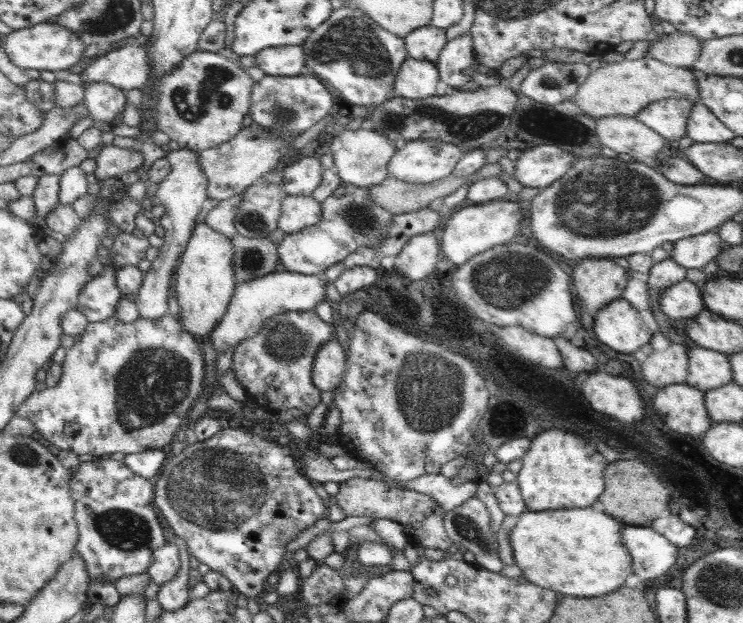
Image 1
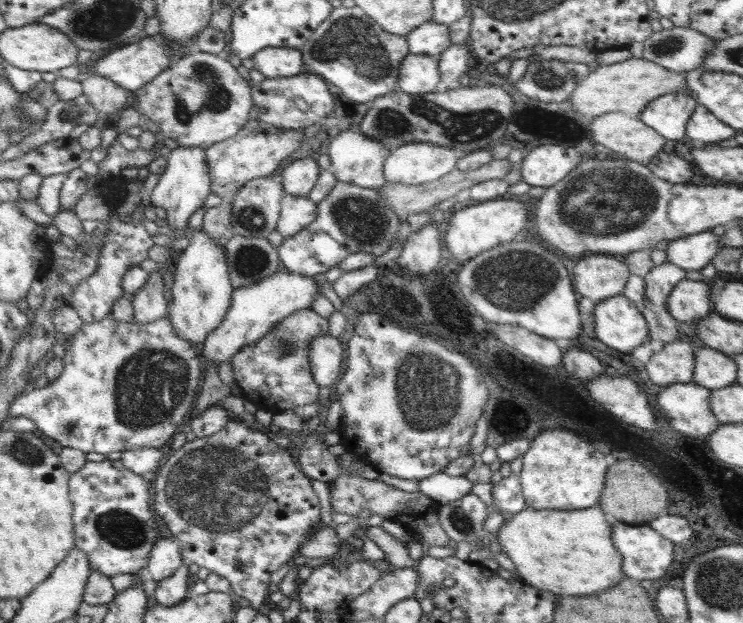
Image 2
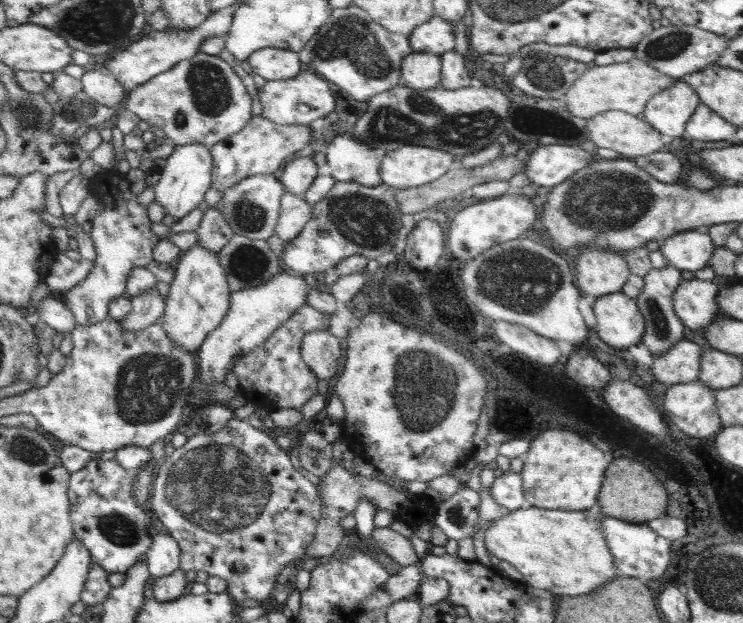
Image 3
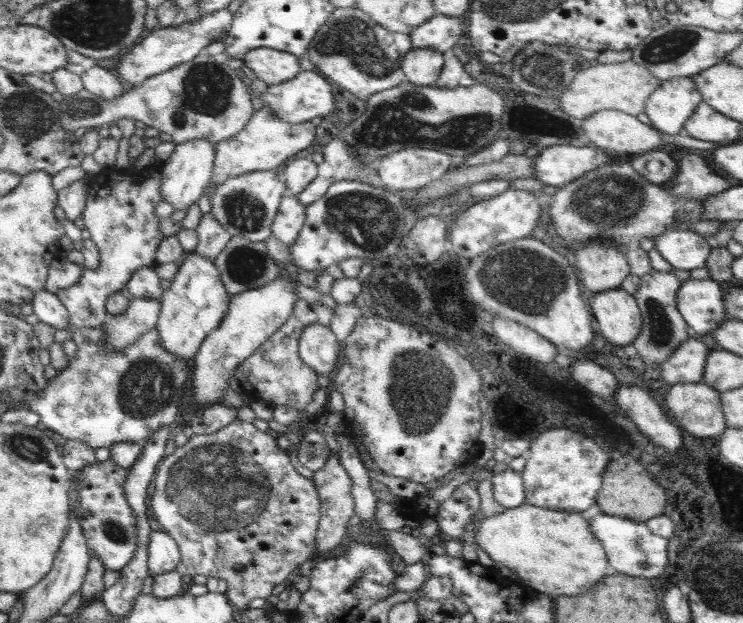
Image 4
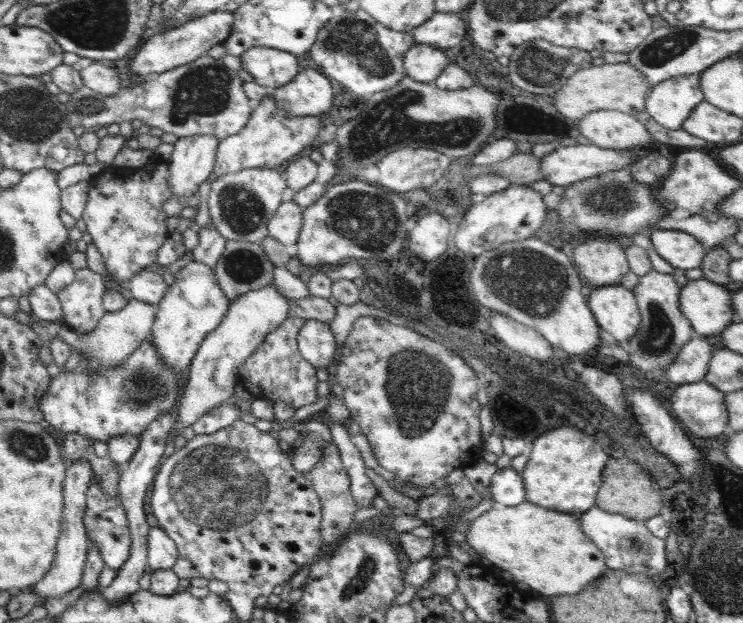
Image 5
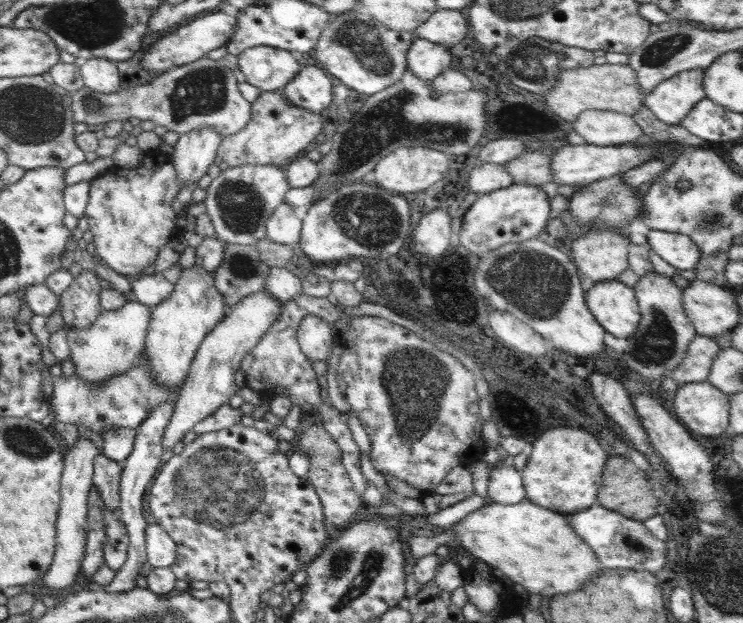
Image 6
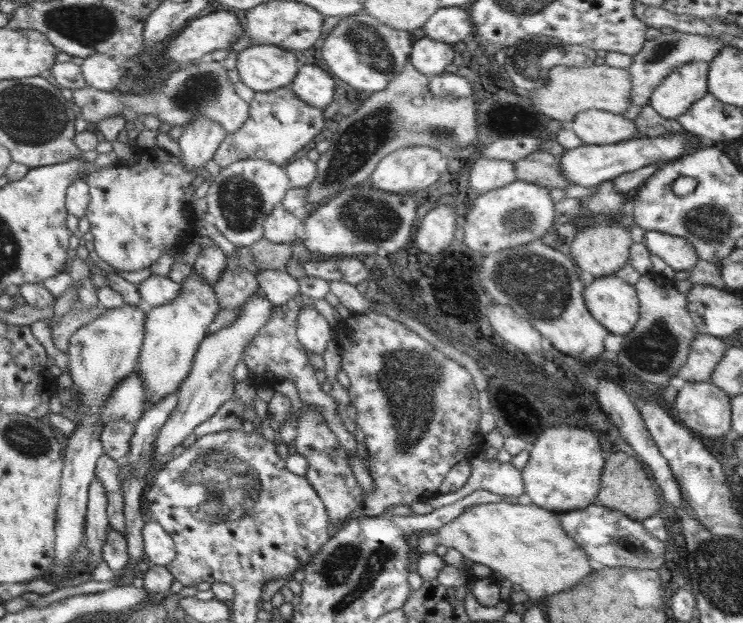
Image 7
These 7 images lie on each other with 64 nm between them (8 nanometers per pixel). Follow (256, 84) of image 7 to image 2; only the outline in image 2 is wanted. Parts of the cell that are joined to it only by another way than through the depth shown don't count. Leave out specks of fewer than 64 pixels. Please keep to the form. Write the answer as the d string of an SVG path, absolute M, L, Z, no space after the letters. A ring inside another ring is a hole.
M266 47L251 58L254 61L254 70L266 78L292 77L304 72L300 49Z

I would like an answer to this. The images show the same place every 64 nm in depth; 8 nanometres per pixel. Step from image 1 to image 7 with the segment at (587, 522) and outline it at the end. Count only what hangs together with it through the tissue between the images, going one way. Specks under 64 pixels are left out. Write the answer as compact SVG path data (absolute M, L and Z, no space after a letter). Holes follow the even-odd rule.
M527 501L467 506L453 521L441 526L435 535L421 534L417 552L420 555L435 552L439 544L456 548L469 564L486 566L493 574L520 584L530 600L568 590L592 570L590 558L560 526L558 512Z

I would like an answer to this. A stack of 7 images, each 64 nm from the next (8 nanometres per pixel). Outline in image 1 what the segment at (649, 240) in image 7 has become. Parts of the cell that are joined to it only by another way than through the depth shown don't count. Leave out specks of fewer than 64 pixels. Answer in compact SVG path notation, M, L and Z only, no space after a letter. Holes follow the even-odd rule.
M716 231L677 240L670 256L685 269L702 267L721 253L721 238Z

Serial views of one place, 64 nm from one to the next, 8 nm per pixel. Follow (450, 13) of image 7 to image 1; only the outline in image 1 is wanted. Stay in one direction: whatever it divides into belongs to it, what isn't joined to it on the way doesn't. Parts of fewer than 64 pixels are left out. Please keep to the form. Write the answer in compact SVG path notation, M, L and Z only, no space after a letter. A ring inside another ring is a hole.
M431 24L412 30L404 37L404 40L408 57L428 60L434 64L439 58L440 51L449 41L446 39L445 29Z

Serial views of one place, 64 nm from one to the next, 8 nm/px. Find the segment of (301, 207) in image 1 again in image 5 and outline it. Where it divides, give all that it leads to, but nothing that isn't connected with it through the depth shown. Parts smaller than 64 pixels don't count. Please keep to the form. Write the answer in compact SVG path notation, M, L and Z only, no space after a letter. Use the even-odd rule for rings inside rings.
M282 201L278 210L267 224L268 237L275 238L280 244L296 243L303 225L303 212L294 201Z

